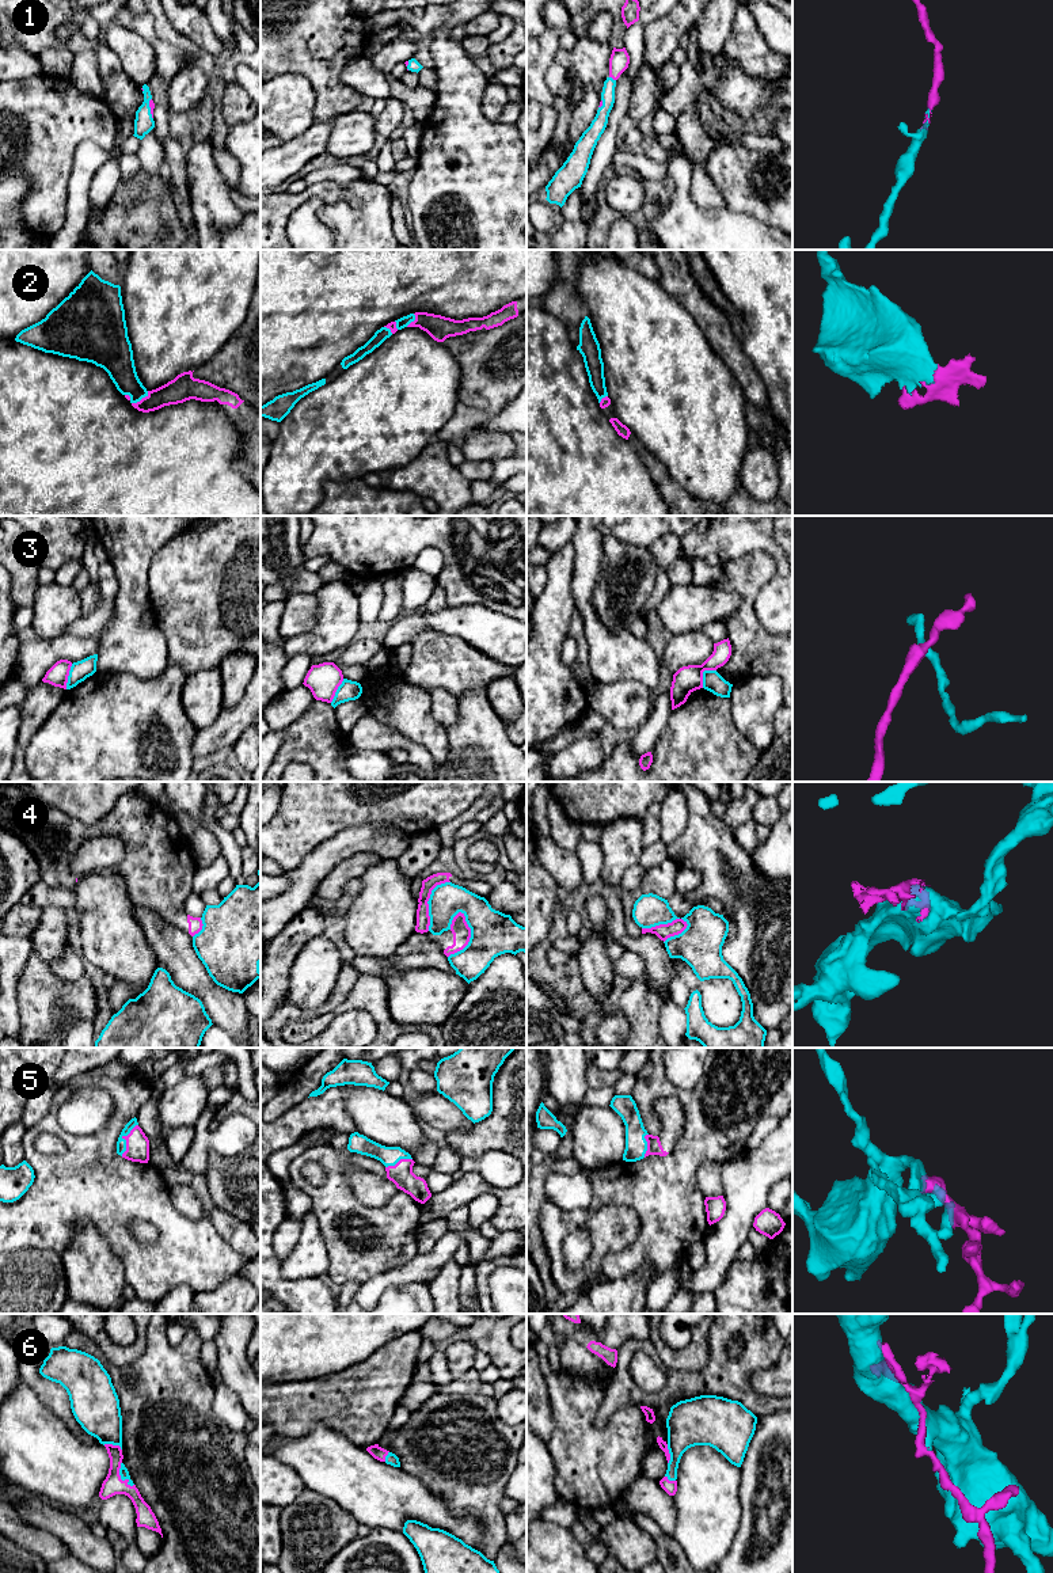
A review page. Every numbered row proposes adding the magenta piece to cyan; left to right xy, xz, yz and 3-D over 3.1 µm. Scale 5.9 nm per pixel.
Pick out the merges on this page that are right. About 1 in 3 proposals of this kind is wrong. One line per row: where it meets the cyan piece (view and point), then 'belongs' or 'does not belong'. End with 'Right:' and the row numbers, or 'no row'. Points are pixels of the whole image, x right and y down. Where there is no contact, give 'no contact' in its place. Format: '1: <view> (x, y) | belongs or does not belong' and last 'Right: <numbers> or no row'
1: yz (611, 78) | belongs
2: xy (140, 399) | belongs
3: yz (703, 673) | does not belong
4: xz (471, 937) | does not belong
5: xy (125, 1140) | belongs
6: xy (121, 1477) | belongs
Right: 1, 2, 5, 6

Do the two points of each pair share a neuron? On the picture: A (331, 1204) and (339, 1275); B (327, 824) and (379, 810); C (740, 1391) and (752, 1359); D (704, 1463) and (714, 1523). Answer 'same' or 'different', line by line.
A: same
B: same
C: same
D: same

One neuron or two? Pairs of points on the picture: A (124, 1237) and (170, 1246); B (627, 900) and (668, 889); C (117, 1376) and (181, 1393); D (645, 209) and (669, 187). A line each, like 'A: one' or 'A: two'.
A: one
B: one
C: one
D: one

